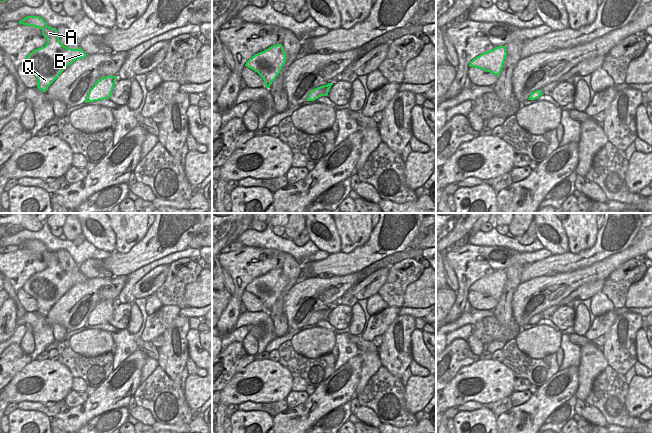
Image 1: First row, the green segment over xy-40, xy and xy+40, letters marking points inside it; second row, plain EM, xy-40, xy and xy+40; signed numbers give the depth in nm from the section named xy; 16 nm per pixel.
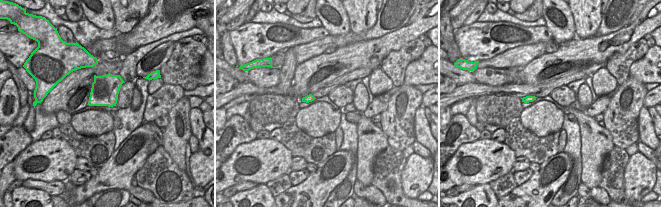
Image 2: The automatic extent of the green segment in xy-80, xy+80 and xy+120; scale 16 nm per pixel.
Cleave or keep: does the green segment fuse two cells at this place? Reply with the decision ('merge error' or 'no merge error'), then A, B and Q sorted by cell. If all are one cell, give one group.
no merge error; A B Q

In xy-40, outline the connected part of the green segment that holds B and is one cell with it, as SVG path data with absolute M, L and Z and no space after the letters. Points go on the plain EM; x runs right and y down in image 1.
M27 240L19 248L41 253L42 259L47 263L45 270L32 275L21 288L37 301L37 312L43 316L69 289L87 280L80 271L71 273L64 270L56 252L49 251L39 240Z

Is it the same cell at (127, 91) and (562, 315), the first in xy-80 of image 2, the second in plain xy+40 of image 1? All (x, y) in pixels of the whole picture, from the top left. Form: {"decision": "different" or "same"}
{"decision": "same"}

